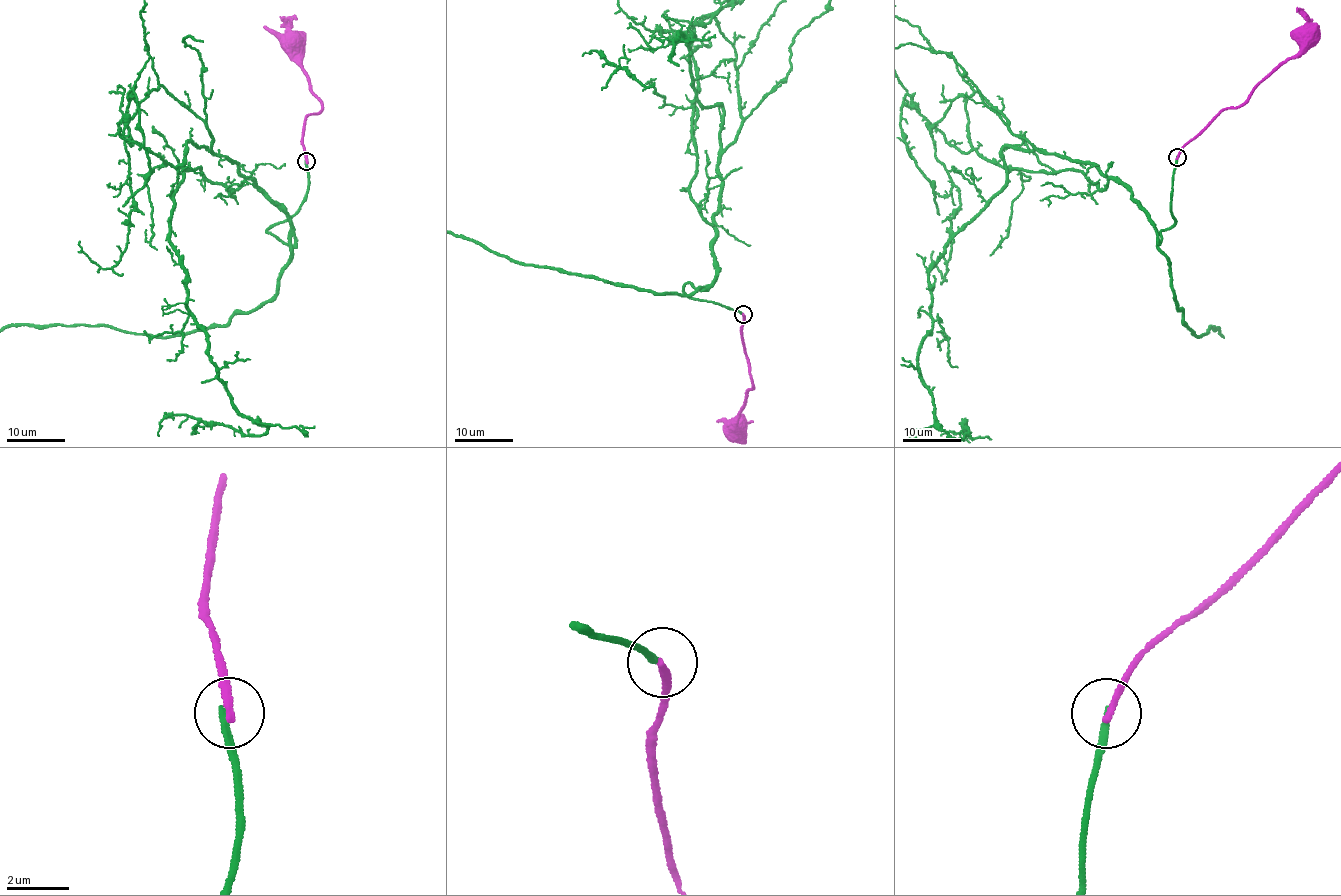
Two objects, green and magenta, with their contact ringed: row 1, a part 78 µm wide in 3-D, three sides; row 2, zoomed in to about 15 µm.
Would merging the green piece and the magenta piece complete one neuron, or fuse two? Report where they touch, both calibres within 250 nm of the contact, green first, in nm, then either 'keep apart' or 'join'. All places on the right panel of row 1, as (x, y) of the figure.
place (1177, 157); calibres 240 and 240 nm; keep apart

